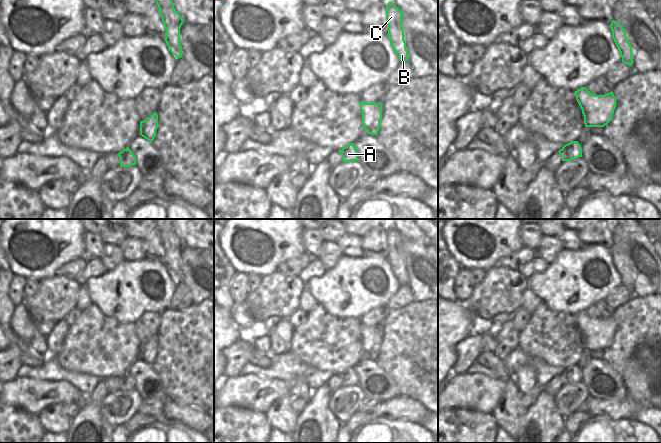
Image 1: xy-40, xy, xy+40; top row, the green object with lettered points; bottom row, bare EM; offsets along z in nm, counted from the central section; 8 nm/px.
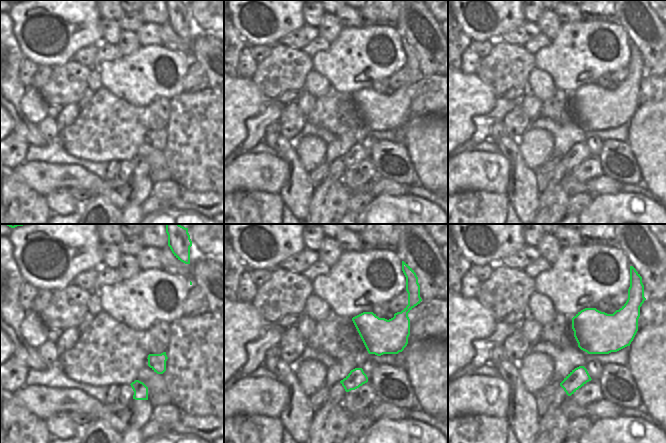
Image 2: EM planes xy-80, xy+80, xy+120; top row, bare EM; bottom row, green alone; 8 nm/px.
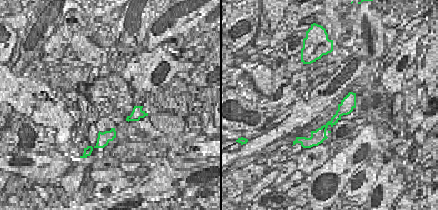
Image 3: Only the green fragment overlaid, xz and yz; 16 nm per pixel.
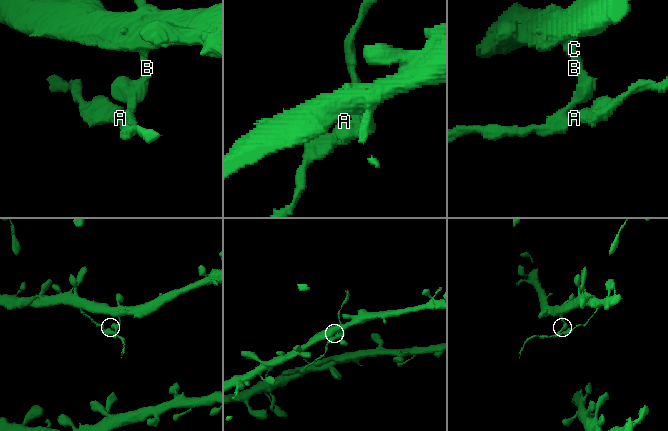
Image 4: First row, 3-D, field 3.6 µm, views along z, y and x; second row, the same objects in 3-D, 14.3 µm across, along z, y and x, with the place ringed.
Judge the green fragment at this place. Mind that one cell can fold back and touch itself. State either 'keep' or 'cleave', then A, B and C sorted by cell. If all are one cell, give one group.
cleave | A / B C

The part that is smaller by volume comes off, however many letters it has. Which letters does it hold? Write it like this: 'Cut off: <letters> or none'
Cut off: A

